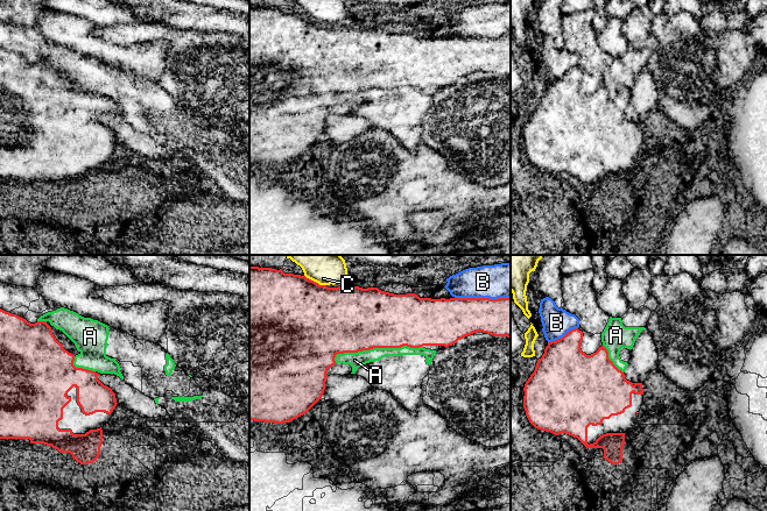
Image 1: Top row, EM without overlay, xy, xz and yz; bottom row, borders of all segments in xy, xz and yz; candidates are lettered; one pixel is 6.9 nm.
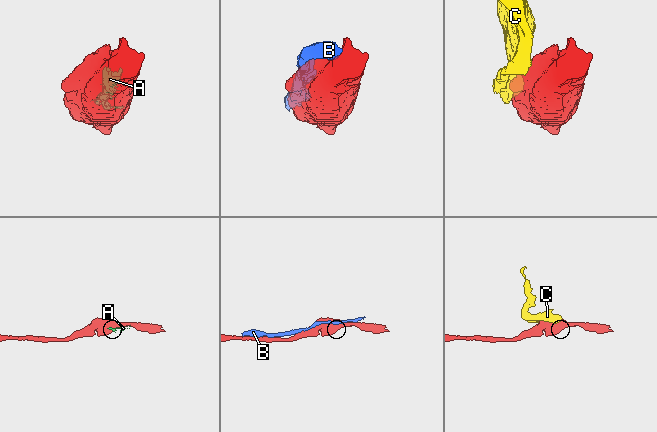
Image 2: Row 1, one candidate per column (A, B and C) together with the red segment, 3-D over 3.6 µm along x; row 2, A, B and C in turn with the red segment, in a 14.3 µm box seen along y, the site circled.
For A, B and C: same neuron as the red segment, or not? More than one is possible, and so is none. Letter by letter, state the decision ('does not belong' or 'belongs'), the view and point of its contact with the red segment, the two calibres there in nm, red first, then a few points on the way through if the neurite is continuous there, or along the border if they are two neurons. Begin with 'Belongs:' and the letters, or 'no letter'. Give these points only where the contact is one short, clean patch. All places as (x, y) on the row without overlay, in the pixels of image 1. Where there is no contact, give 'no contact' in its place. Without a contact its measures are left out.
Belongs: no letter
A: does not belong | xz (377, 86) | 460/100 nm
B: does not belong | xz (483, 37) | 280/240 nm
C: does not belong | xz (315, 21) | 500/170 nm | along xz (304, 14), (325, 25)

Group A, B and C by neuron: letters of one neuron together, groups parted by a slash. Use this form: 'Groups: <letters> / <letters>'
Groups: A / B / C

